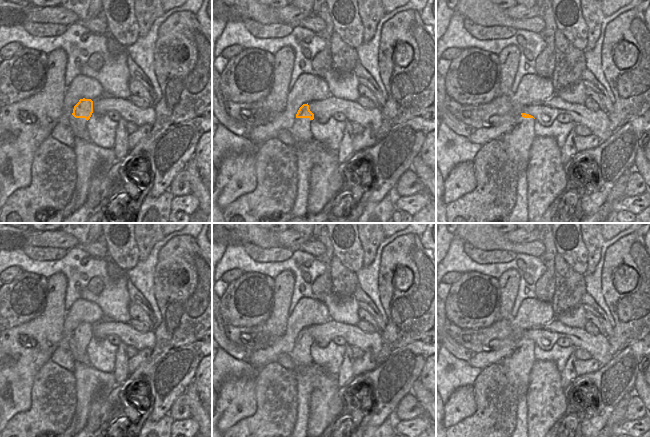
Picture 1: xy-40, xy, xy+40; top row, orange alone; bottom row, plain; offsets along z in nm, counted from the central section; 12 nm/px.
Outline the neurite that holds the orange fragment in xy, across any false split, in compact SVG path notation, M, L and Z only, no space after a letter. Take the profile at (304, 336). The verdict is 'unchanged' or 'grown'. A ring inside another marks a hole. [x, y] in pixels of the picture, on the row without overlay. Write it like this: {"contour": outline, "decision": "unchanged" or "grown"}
{"contour": "M303 328L294 343L294 348L290 353L291 359L294 362L293 372L297 374L307 366L313 365L313 359L310 353L310 347L314 343L314 338L310 335L309 329Z", "decision": "grown"}

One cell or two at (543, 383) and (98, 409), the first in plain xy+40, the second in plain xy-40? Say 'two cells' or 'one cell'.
one cell

